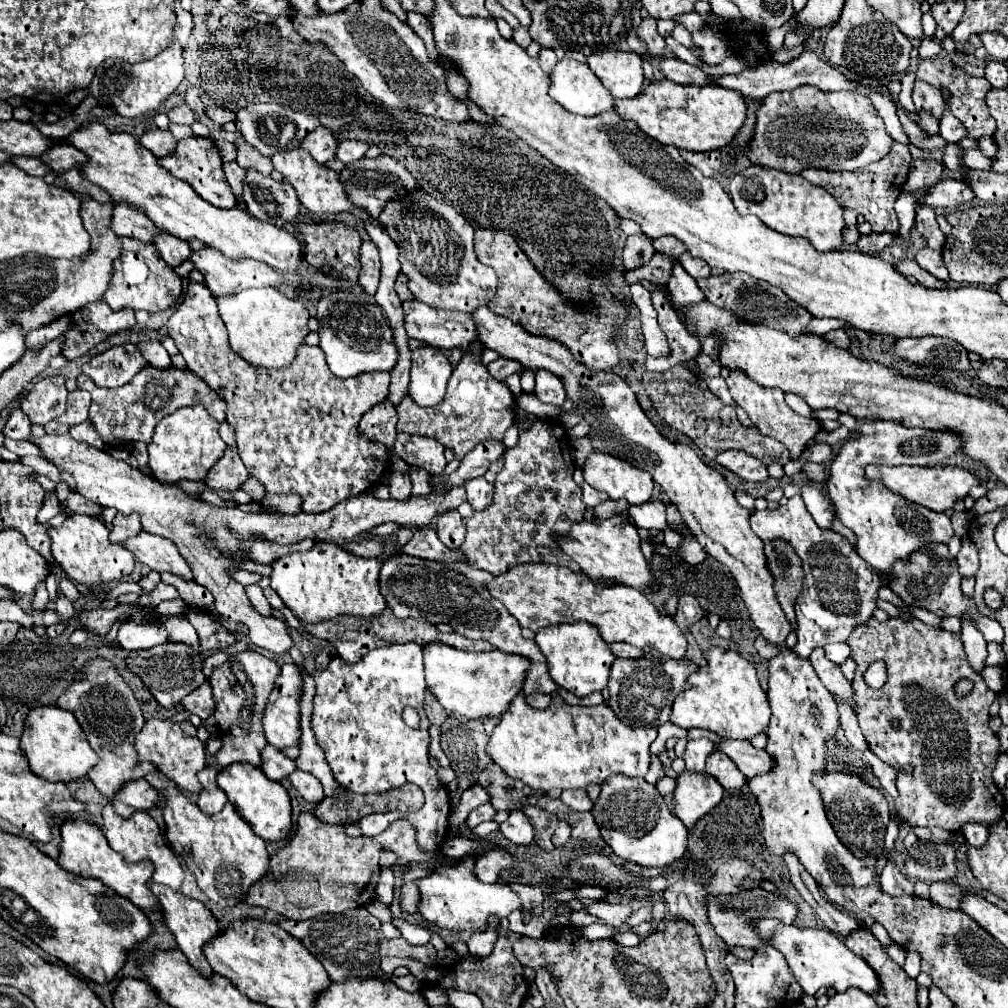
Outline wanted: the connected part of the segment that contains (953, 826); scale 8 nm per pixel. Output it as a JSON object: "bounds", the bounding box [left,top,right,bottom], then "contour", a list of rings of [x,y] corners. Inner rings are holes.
{"bounds":[846,616,1004,832],"contour":[[[896,616],[886,622],[870,618],[868,622],[856,626],[846,642],[852,650],[850,658],[856,662],[856,676],[852,680],[856,718],[870,750],[896,770],[896,786],[900,796],[894,802],[894,808],[900,820],[910,826],[938,826],[950,832],[958,832],[964,822],[984,822],[986,826],[992,826],[992,822],[1004,814],[1004,796],[992,780],[1000,742],[988,728],[988,708],[996,700],[996,694],[986,686],[982,676],[968,666],[960,634],[926,626],[920,620],[902,620]],[[876,660],[886,662],[888,674],[888,680],[880,690],[874,690],[864,682],[866,668]],[[962,678],[970,680],[974,688],[964,698],[958,698],[954,688]],[[892,718],[900,720],[900,730],[890,728]],[[904,764],[912,764],[916,768],[912,776],[900,772]]]}

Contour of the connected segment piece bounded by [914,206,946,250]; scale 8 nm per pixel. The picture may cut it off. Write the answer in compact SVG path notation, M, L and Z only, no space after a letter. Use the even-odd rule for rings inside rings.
M928 206L918 208L914 222L916 222L916 224L914 224L916 230L928 240L928 246L930 246L932 250L942 250L946 236L944 236L944 234L940 232L940 228L938 228L936 212L934 212L932 208L928 208Z

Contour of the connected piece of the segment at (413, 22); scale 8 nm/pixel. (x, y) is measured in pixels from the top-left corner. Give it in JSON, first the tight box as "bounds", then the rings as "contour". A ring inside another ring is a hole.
{"bounds":[407,12,438,62],"contour":[[[407,12],[408,25],[422,38],[427,48],[430,59],[433,62],[438,62],[438,53],[434,46],[434,36],[432,34],[432,27],[430,26],[426,17],[420,13]]]}

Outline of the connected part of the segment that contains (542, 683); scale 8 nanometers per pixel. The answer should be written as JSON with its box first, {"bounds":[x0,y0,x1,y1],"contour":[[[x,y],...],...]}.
{"bounds":[380,554,558,694],"contour":[[[400,554],[384,560],[380,572],[380,590],[386,598],[386,604],[394,610],[398,618],[412,616],[416,620],[426,620],[432,624],[446,622],[466,638],[488,640],[502,652],[520,654],[528,658],[530,668],[526,670],[524,678],[524,688],[522,688],[524,694],[536,694],[536,692],[554,694],[558,690],[556,682],[552,682],[548,674],[544,654],[536,650],[536,644],[532,640],[522,638],[520,624],[516,622],[516,618],[512,618],[504,608],[504,604],[492,598],[488,590],[484,590],[484,586],[474,586],[474,582],[470,582],[466,576],[444,568],[438,562]]]}

